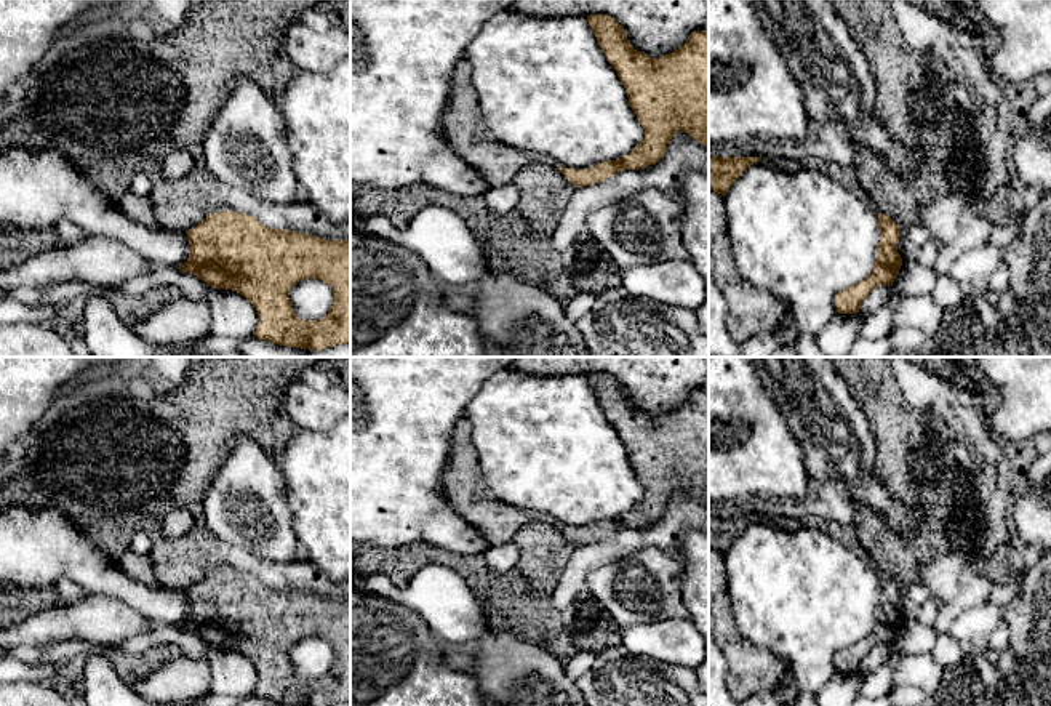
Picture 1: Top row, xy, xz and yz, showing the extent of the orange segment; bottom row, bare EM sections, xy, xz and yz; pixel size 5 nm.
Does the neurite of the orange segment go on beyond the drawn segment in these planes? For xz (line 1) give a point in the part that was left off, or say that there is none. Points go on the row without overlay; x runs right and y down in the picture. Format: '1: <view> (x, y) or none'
1: none

